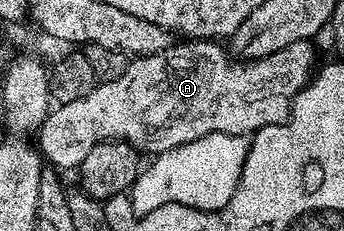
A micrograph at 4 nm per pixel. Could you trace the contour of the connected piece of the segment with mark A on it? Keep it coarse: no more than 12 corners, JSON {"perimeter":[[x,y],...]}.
{"perimeter":[[216,40],[133,57],[59,103],[41,155],[75,171],[288,121],[308,40],[237,60]]}

